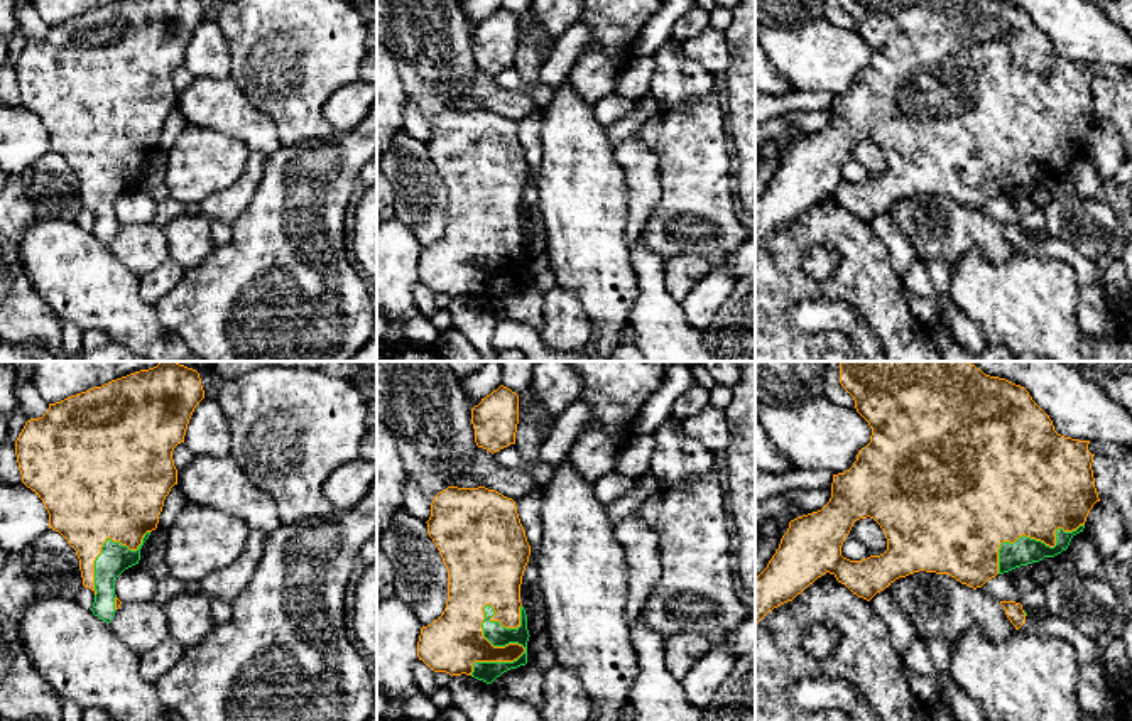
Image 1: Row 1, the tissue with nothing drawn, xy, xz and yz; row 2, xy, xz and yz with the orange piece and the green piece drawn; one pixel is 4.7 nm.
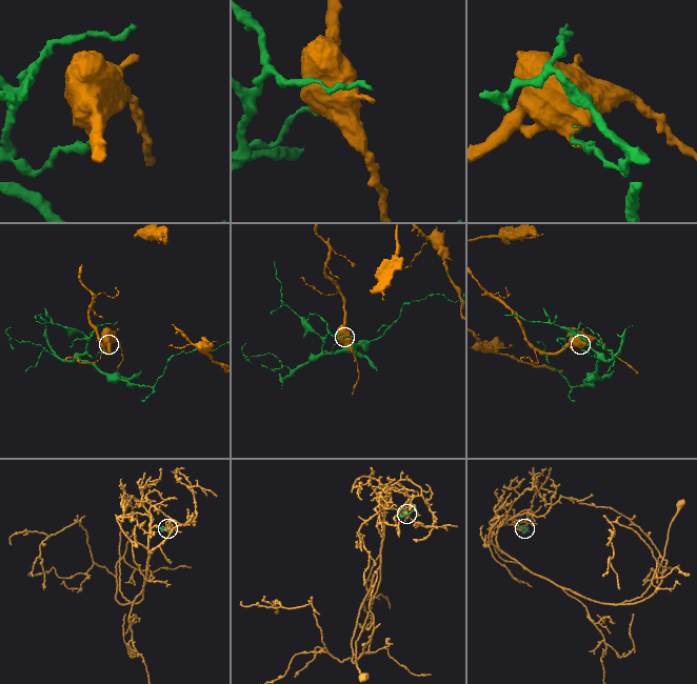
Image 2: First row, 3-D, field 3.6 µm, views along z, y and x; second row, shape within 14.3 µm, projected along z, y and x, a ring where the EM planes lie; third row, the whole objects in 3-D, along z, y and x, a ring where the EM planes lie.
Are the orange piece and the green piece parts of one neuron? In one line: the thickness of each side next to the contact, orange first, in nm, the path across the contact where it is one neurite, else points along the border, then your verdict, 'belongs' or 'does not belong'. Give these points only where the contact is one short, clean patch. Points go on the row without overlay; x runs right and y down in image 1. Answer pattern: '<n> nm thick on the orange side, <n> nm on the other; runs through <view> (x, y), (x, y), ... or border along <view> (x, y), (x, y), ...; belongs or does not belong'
280 nm thick on the orange side, 100 nm on the other; does not belong

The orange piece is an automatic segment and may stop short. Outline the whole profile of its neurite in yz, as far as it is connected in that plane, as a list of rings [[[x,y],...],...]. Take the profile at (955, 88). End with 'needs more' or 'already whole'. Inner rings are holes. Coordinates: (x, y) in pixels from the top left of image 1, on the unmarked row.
[[[840,0],[840,5],[872,49],[870,64],[858,73],[850,91],[833,96],[831,120],[821,132],[789,144],[779,171],[755,199],[755,247],[826,194],[867,223],[895,201],[919,192],[950,196],[973,211],[982,209],[999,196],[1002,164],[1014,165],[1026,157],[1054,169],[1056,152],[1073,154],[1085,147],[1100,123],[1090,62],[1058,56],[1049,37],[1020,7],[1005,0]],[[867,138],[884,152],[887,172],[850,182],[841,177],[841,167],[853,145]]]; already whole

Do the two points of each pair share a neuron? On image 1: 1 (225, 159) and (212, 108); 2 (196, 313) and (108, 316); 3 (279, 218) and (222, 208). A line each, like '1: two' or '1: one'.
1: two
2: two
3: two

